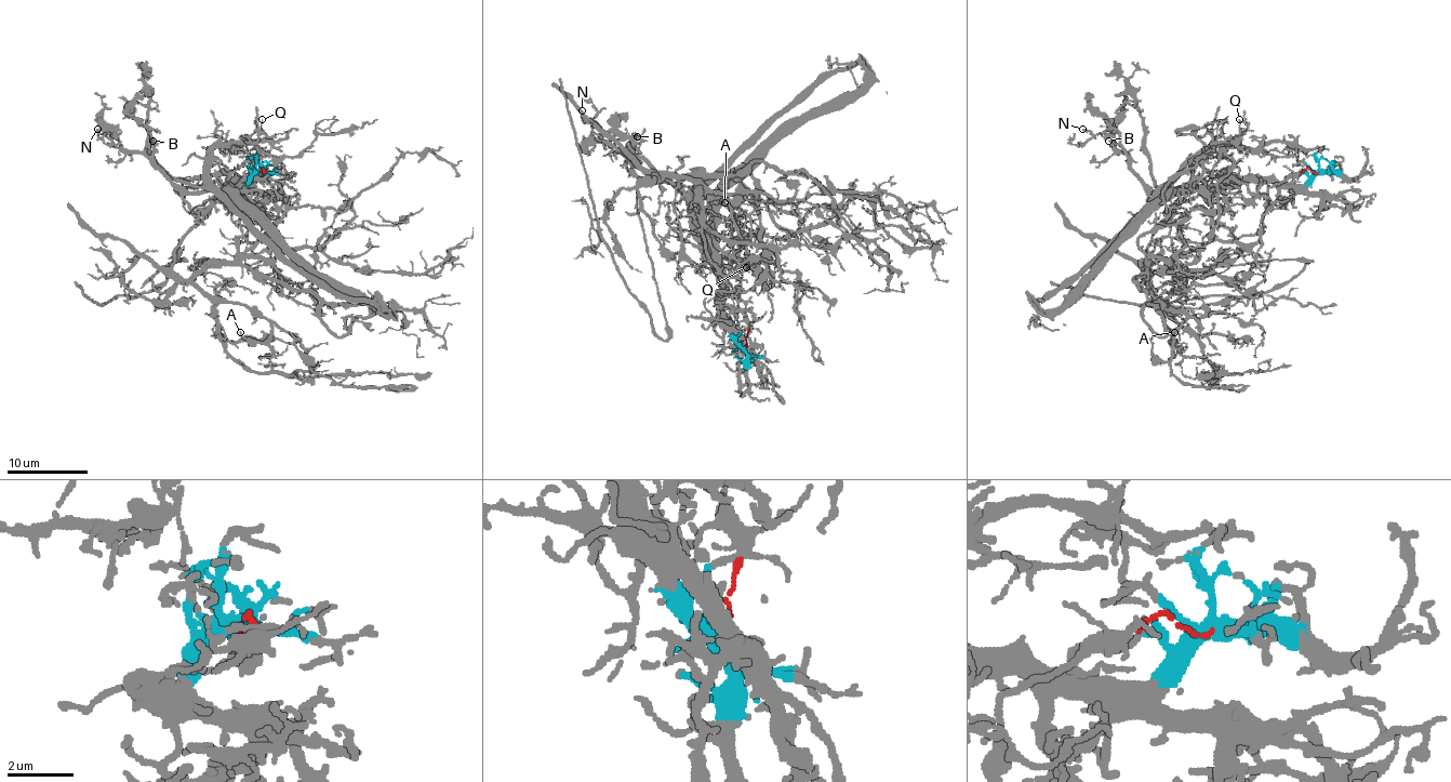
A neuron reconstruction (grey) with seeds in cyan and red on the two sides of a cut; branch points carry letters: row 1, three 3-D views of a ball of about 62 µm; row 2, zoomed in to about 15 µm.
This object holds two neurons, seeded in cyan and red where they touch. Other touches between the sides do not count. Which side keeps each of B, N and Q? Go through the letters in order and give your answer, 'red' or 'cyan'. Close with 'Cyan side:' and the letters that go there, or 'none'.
B: cyan
N: cyan
Q: cyan
Cyan side: B, N, Q

